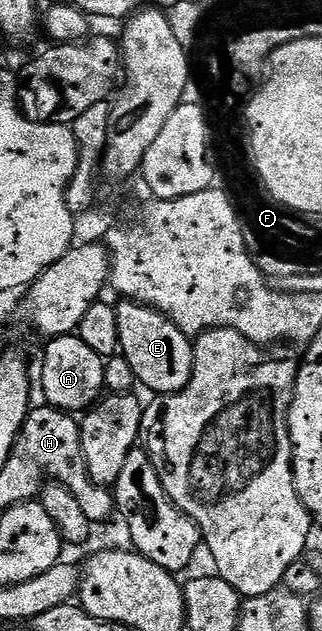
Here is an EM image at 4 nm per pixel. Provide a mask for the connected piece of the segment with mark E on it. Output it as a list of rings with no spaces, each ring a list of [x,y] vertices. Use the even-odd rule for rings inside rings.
[[[124,299],[122,303],[115,308],[119,352],[127,359],[129,366],[133,366],[136,381],[140,385],[144,384],[151,394],[185,390],[185,386],[189,386],[195,365],[192,337],[186,336],[168,316],[162,316],[148,304],[137,304],[128,299]]]

